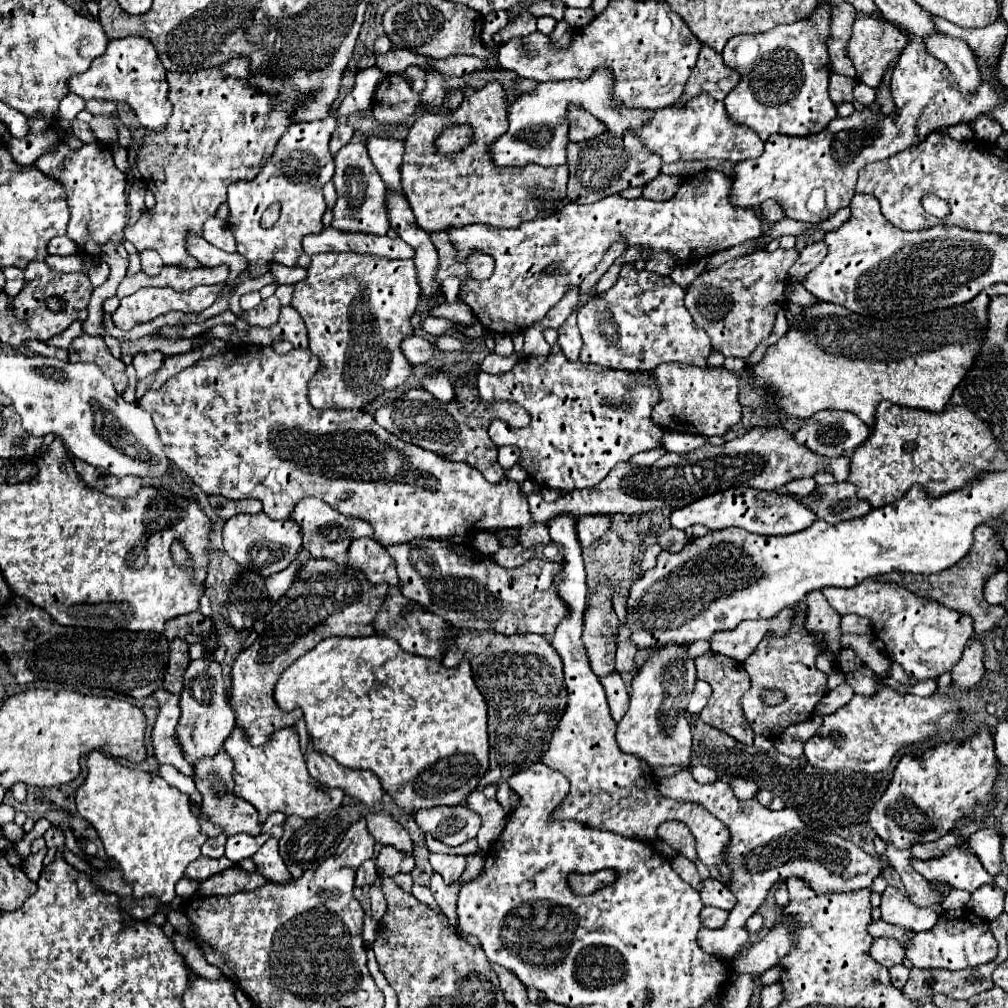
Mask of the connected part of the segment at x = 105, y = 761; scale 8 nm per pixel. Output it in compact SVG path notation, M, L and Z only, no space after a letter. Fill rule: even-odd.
M92 751L86 763L88 777L76 793L78 813L94 825L104 843L106 853L120 863L124 879L126 883L130 883L136 899L142 899L146 895L158 895L162 903L170 903L176 895L176 881L184 875L186 867L200 857L200 847L208 839L200 829L198 817L194 817L190 809L190 797L180 793L176 787L168 785L162 777L122 765L100 751Z

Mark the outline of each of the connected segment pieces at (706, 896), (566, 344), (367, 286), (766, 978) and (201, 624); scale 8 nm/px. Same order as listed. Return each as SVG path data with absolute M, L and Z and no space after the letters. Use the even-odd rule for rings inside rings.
M706 879L700 895L702 895L704 905L714 905L714 907L720 907L726 911L734 909L734 895L730 893L730 889L726 885L722 885L716 879Z
M576 311L564 321L564 325L558 329L558 345L562 347L562 353L570 359L576 361L580 355L580 331L576 327Z
M322 253L312 257L308 277L296 283L292 307L308 327L310 351L320 359L320 369L308 383L308 401L314 409L362 409L384 391L402 387L412 365L400 351L400 341L414 335L410 317L416 311L420 287L412 261L392 261L358 253Z
M777 964L768 971L764 972L759 978L762 985L767 986L777 982L782 974L782 971L782 966Z
M200 611L194 613L186 613L180 617L174 617L166 623L164 635L172 641L176 637L184 639L186 643L198 643L202 641L202 635L210 633L210 627L214 627L212 619L206 619L206 615L202 615Z

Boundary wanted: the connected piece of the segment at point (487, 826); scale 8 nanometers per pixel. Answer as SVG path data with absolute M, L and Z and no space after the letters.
M480 789L472 791L466 799L468 809L476 811L482 817L482 827L478 833L478 845L482 851L488 851L494 841L498 841L498 835L502 833L502 827L506 825L506 811L496 799L488 799Z

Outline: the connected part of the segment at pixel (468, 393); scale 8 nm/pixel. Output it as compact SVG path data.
M454 379L454 391L456 395L450 403L440 403L424 389L410 389L402 399L376 409L374 419L378 425L404 439L406 443L434 451L450 461L468 463L480 469L480 473L490 479L490 483L498 483L504 477L504 469L496 461L498 449L494 443L490 443L488 427L493 419L500 419L512 427L524 428L530 423L530 415L516 403L494 403L494 407L486 407L486 403L478 399L476 387L470 389L466 383L458 387L458 379Z

